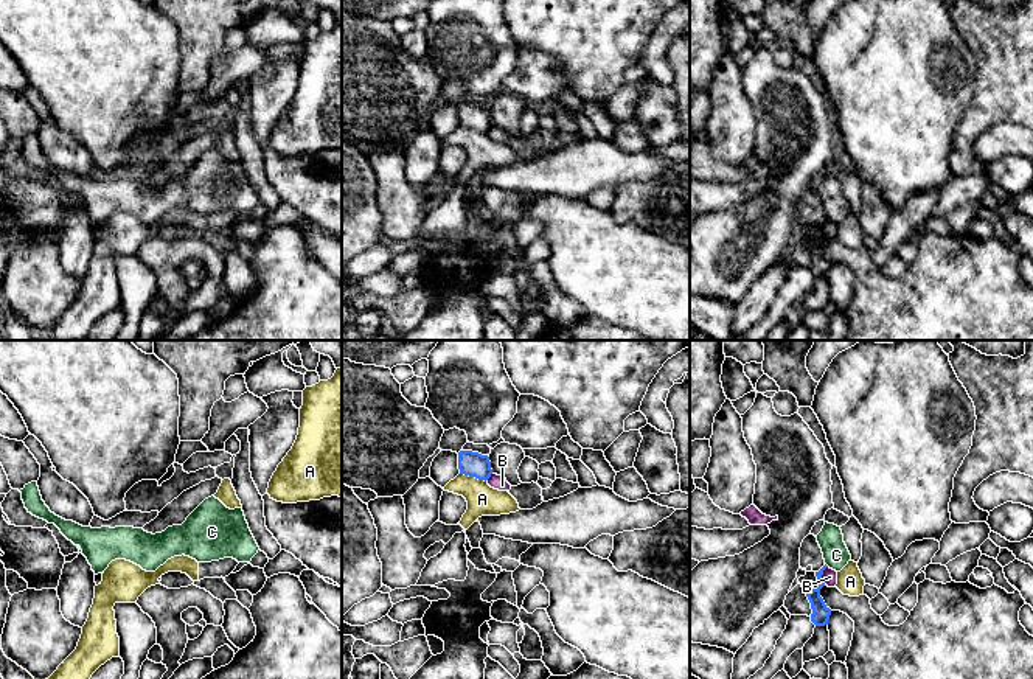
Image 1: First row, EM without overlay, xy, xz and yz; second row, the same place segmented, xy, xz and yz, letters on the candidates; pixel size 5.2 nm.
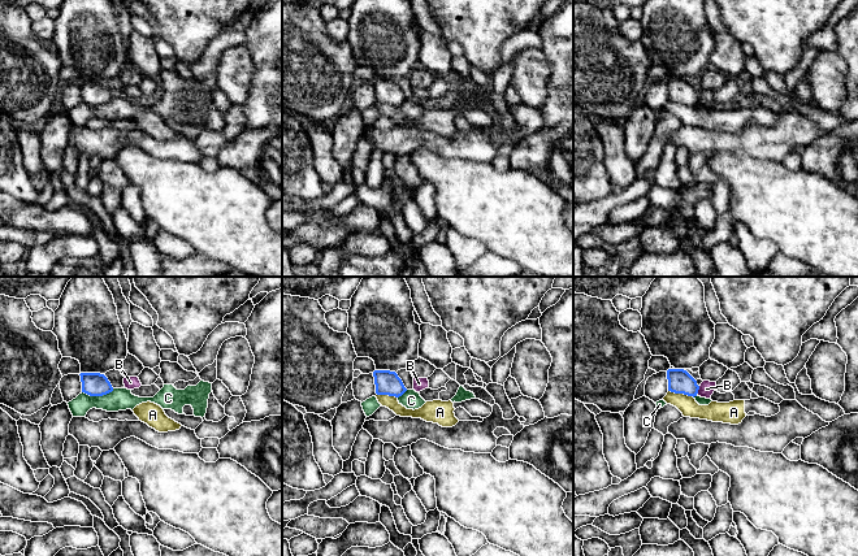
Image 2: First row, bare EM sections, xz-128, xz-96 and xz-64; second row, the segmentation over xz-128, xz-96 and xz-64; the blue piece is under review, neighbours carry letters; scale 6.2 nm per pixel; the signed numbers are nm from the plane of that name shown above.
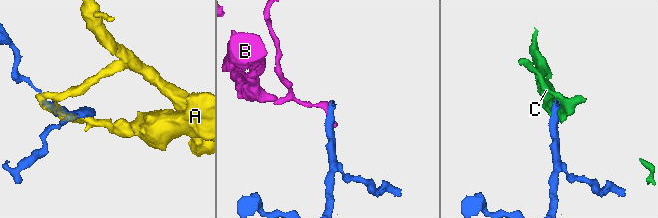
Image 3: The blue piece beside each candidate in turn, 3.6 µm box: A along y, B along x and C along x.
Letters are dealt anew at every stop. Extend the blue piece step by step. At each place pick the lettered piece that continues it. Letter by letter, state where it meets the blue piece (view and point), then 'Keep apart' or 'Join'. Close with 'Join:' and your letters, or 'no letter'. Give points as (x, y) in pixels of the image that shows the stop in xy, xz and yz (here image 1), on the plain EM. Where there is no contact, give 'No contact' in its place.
A: Touches blue at xz (473, 128). Keep apart
B: Touches blue at yz (822, 226). Keep apart
C: No contact. Keep apart
Join: no letter

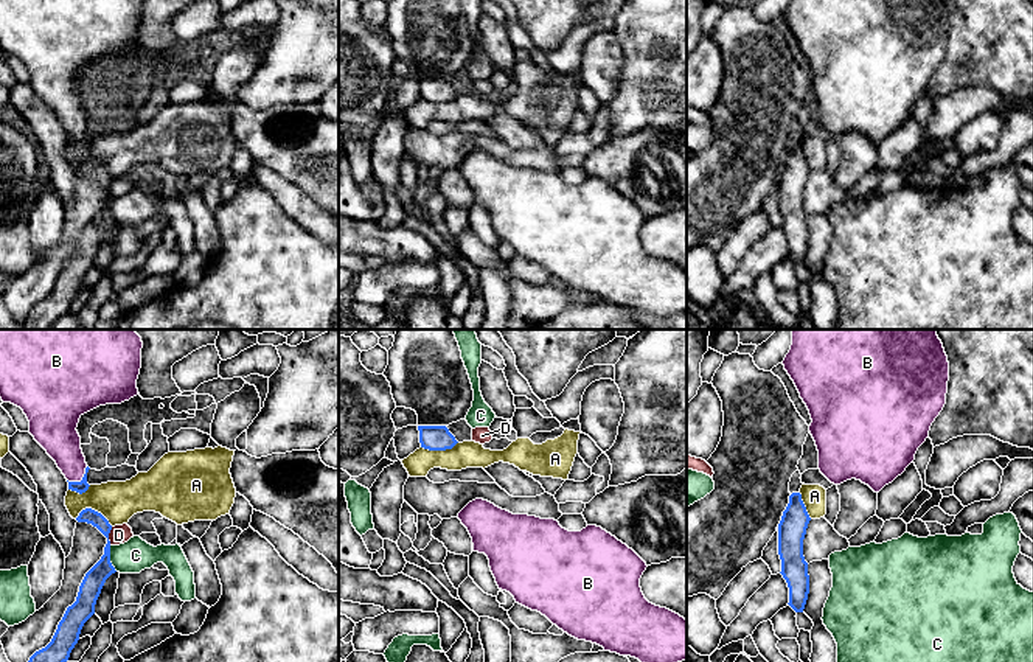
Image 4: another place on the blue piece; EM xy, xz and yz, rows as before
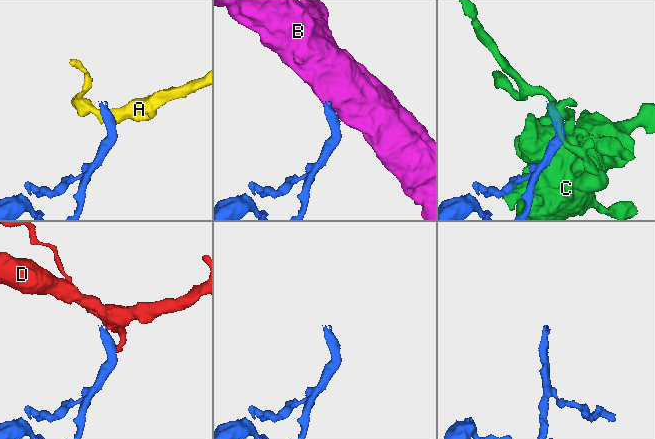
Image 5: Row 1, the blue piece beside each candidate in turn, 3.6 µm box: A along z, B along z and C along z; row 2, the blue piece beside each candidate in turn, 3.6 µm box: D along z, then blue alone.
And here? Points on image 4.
A: Touches blue at xy (93, 162). Keep apart
B: Touches blue at xy (81, 132). Join
C: Touches blue at xy (109, 210). Keep apart
D: Touches blue at xy (107, 188). Keep apart
Join: B

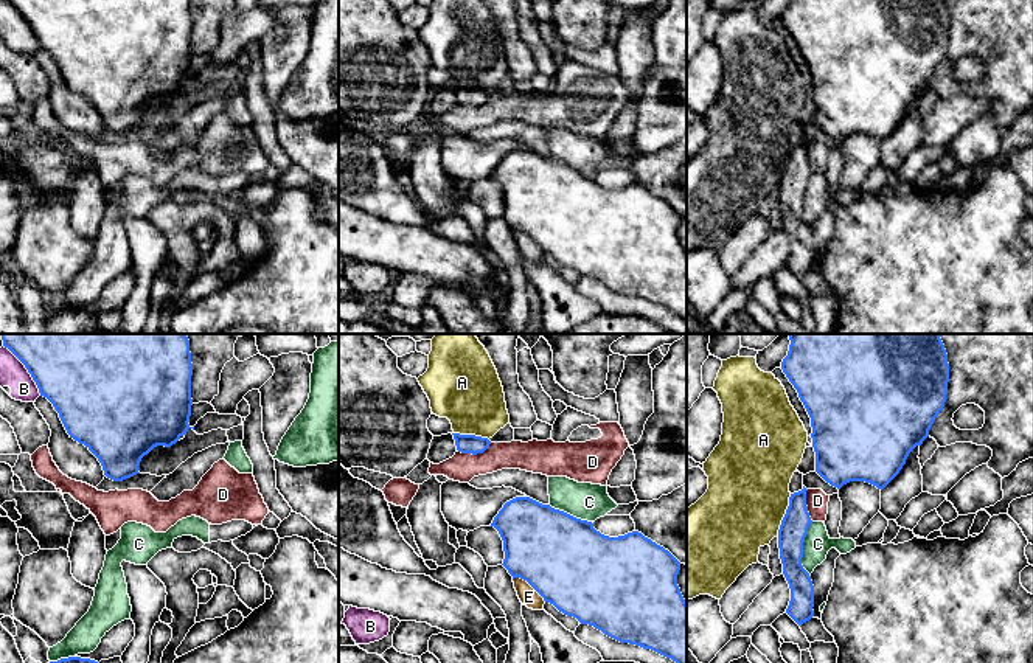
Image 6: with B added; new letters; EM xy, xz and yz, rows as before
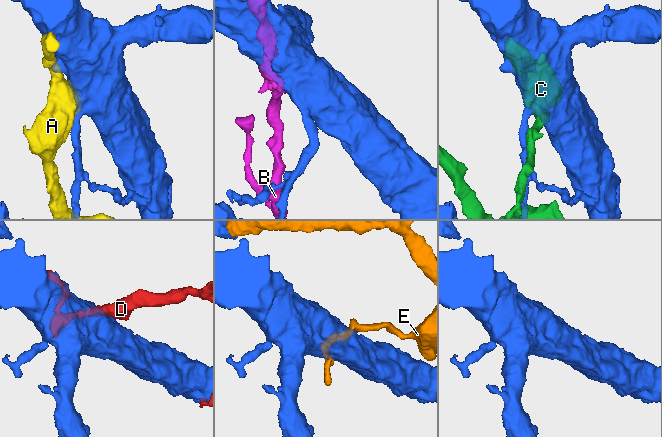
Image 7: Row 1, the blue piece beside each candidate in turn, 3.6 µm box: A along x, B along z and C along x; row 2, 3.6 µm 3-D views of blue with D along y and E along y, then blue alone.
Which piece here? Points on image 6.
A: Touches blue at yz (785, 166). Keep apart
B: Touches blue at xy (28, 24). Keep apart
C: Touches blue at yz (802, 201). Keep apart
D: Touches blue at xz (474, 106). Keep apart
E: Touches blue at xz (530, 236). Keep apart
Join: no letter

